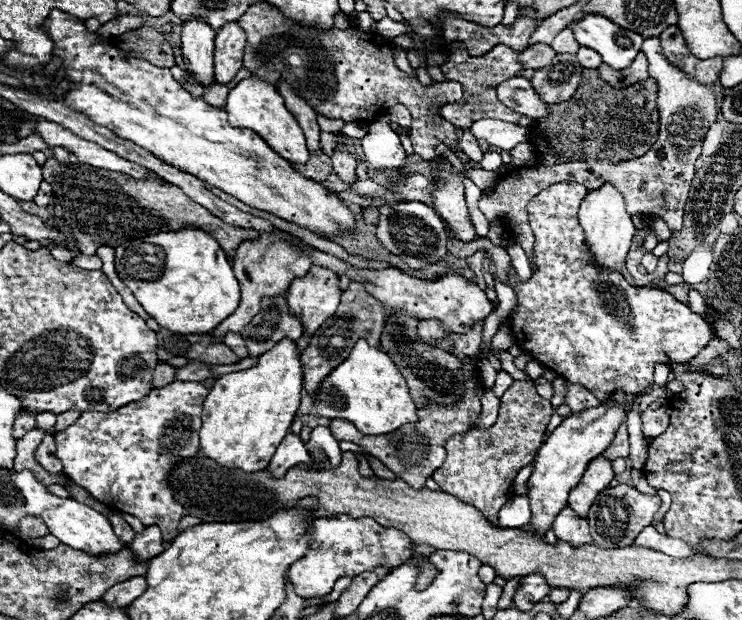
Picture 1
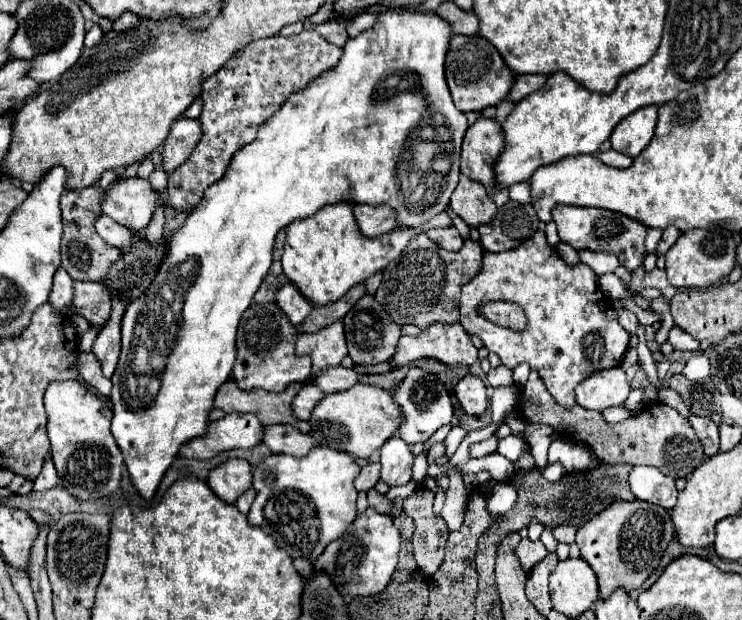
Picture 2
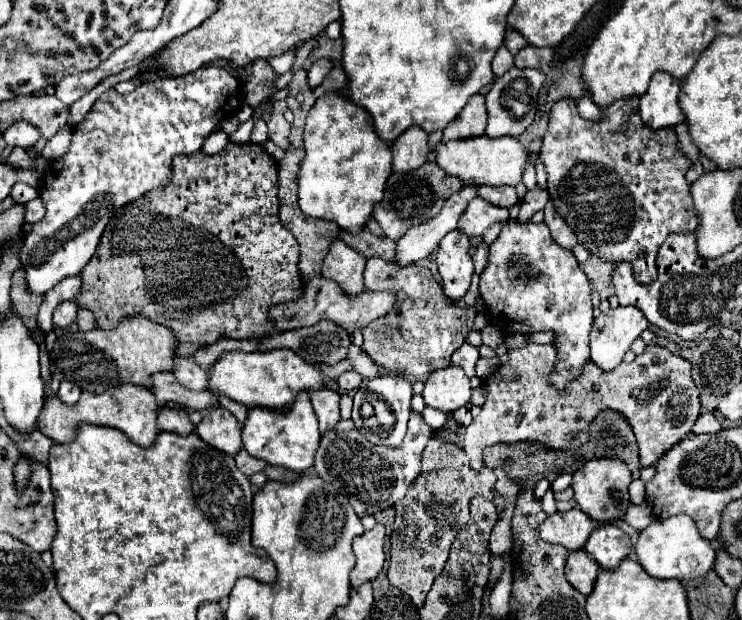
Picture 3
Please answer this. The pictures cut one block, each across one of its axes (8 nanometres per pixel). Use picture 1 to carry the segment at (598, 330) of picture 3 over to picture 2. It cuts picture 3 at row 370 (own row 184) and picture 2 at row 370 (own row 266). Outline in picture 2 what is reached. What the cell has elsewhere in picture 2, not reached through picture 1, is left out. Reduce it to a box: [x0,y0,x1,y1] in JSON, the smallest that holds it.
[576,366,630,410]

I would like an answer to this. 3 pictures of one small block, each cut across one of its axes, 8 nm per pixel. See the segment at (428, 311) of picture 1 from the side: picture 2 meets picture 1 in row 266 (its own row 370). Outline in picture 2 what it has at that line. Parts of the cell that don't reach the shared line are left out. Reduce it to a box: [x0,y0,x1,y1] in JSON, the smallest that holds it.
[312,366,360,392]

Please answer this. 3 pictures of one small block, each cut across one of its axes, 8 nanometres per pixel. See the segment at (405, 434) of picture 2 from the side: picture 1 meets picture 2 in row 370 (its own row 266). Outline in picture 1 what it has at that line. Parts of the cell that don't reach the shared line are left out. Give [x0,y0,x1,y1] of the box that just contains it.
[376,202,450,270]

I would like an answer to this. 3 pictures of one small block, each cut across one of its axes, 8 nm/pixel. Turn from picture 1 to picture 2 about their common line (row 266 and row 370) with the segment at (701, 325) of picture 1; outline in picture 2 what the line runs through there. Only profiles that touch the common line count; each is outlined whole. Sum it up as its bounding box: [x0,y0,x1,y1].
[460,230,632,408]

